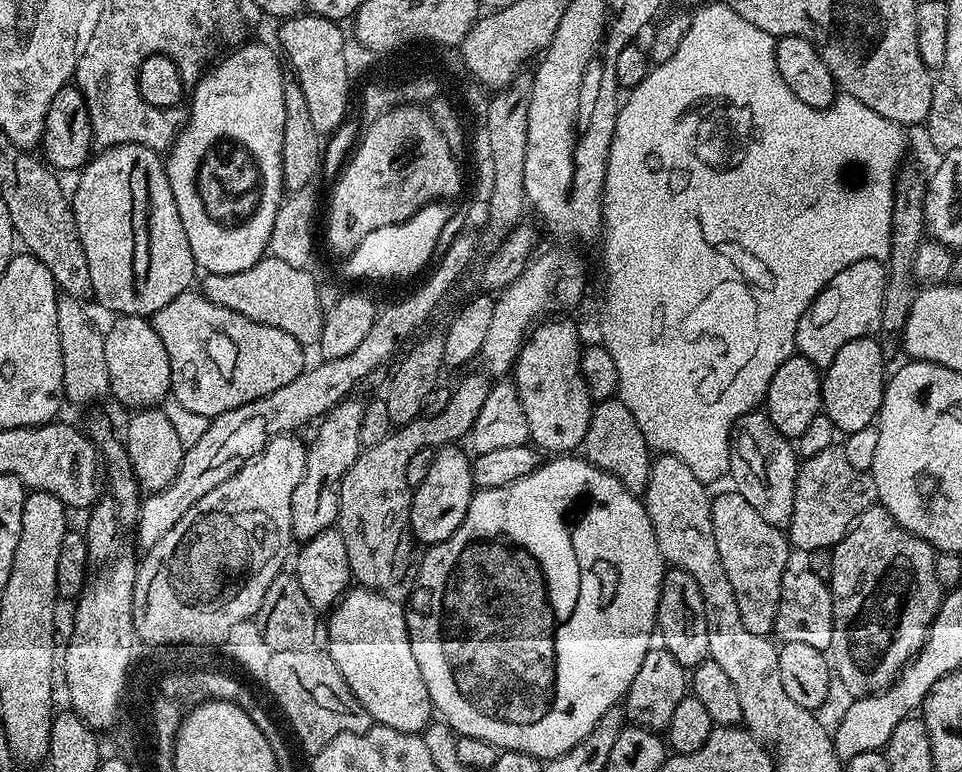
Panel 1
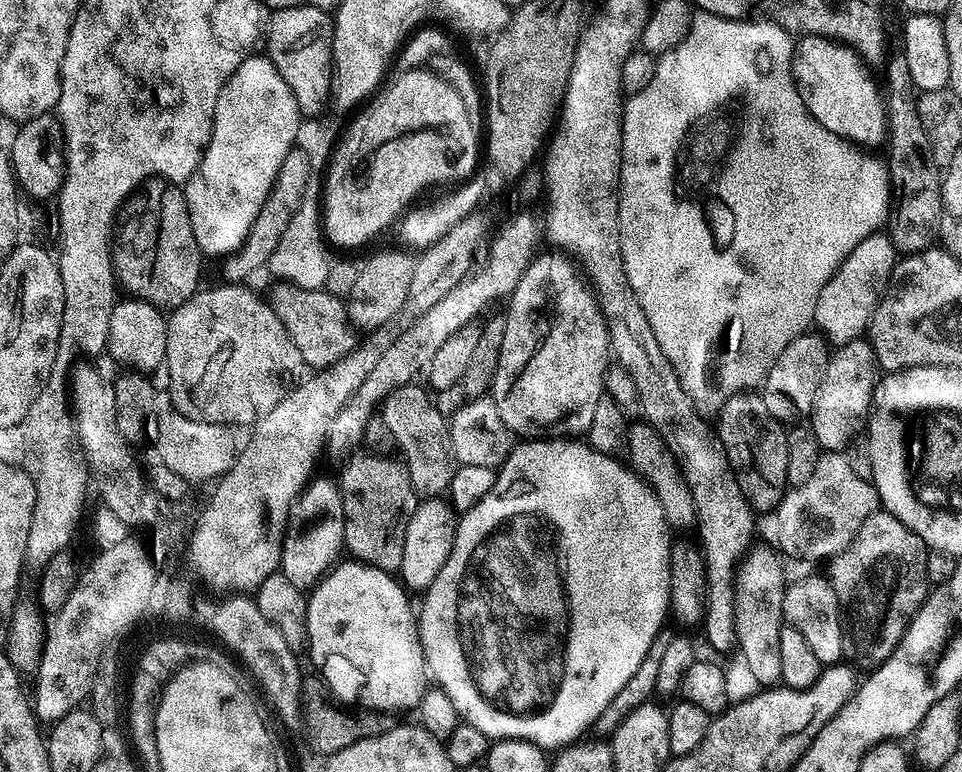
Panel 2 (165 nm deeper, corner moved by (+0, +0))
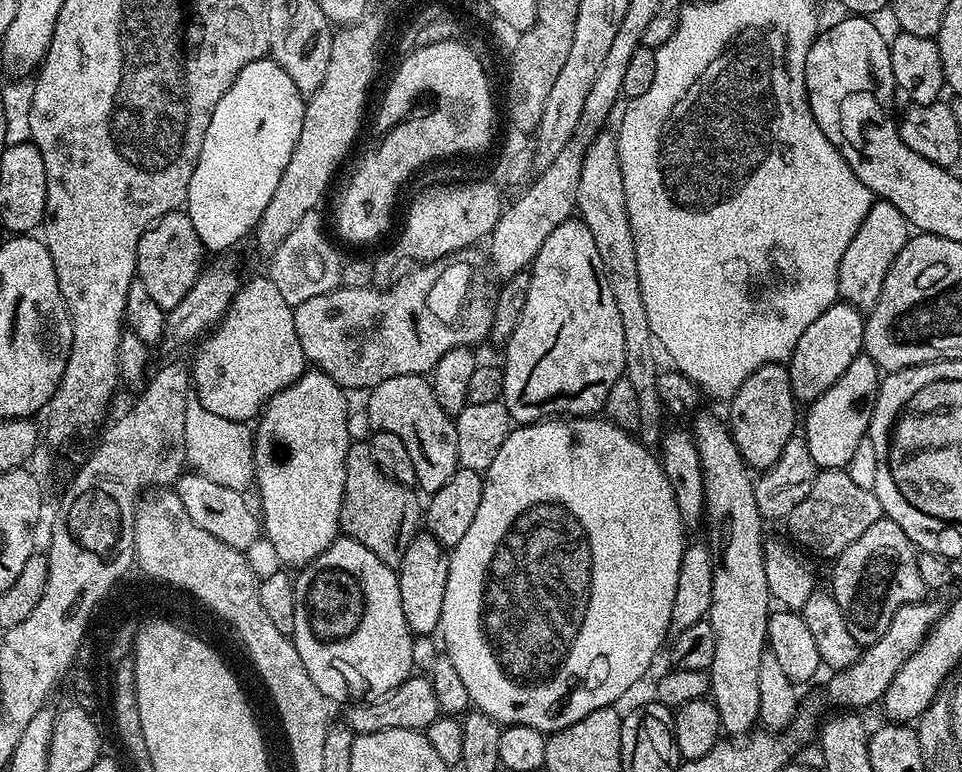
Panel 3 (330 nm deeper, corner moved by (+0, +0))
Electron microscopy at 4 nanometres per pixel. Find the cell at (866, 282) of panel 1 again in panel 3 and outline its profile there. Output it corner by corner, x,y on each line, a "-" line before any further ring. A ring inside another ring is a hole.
877,199
870,206
866,218
862,218
862,226
858,230
858,234
854,234
850,246
846,246
846,254
842,254
842,262
838,266
839,299
843,303
852,304
855,308
871,310
878,302
878,294
882,294
882,282
886,282
886,274
890,270
894,258
898,258
898,254
902,254
909,239
910,225
908,219
902,214
902,210
898,210
898,206
894,206
890,202

